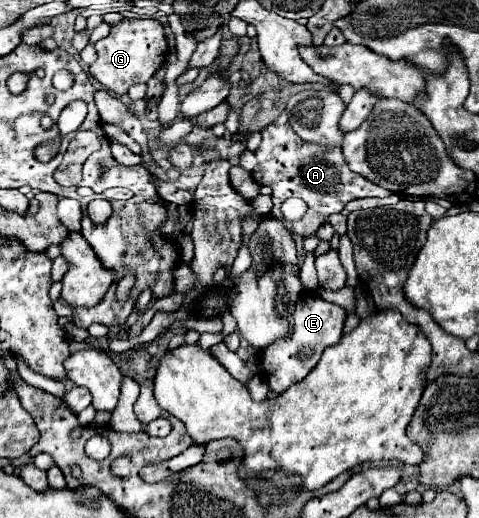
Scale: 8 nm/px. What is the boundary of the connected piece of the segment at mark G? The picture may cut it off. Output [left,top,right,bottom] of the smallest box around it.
[89,19,169,95]

